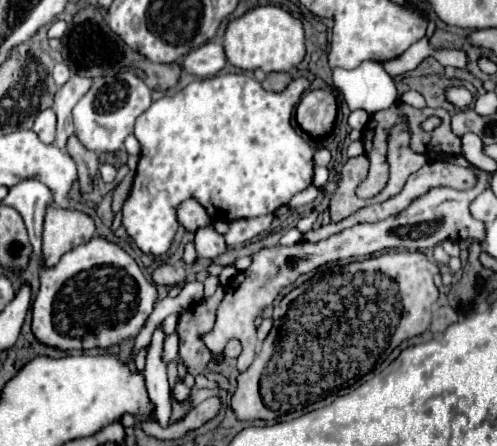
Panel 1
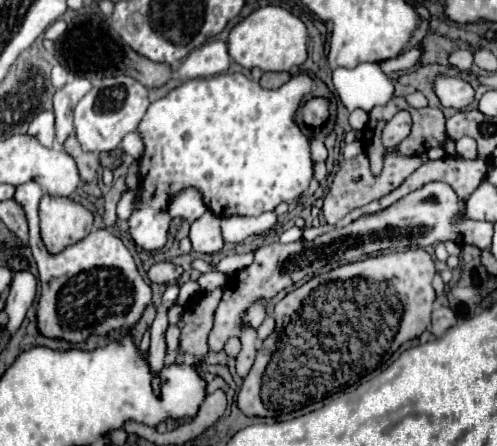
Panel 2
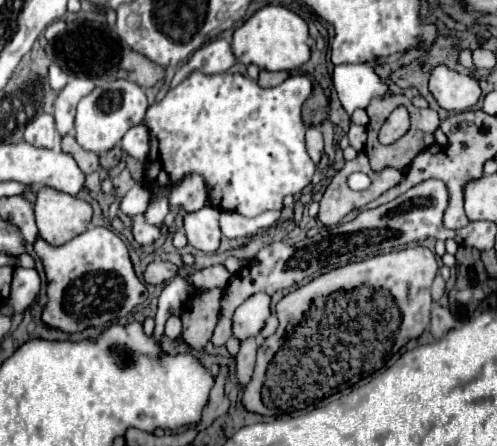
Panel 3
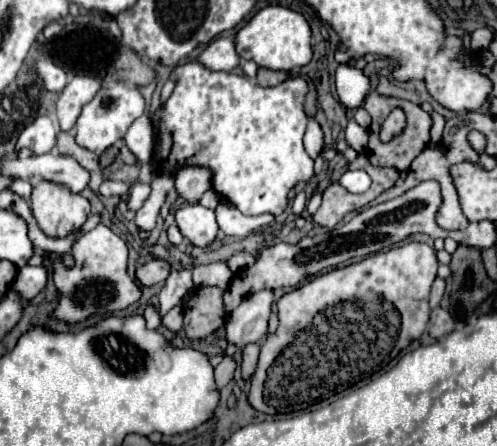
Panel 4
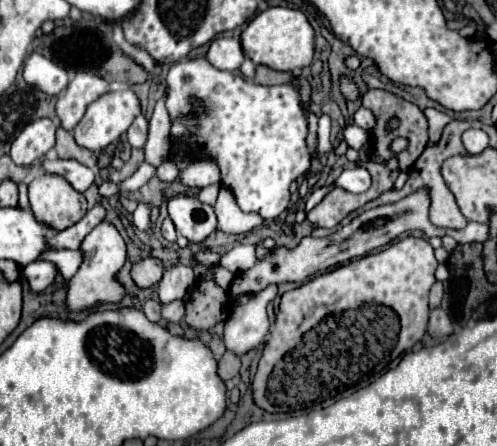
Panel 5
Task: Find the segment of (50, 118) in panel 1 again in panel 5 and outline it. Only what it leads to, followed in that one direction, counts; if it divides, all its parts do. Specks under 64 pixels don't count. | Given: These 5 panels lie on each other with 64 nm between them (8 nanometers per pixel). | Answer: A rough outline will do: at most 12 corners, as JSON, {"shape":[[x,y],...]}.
{"shape":[[48,118],[28,124],[12,142],[10,158],[32,164],[54,146]]}

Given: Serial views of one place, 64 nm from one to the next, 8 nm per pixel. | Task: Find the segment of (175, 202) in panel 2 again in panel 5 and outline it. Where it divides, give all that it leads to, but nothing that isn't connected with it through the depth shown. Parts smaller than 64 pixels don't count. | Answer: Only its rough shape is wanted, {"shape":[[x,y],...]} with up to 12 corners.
{"shape":[[196,160],[180,180],[200,190],[220,184],[214,160]]}

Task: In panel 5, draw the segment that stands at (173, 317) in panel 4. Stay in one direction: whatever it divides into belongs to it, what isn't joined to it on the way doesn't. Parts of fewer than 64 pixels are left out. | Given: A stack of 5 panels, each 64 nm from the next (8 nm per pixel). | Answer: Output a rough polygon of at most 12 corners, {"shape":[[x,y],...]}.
{"shape":[[184,300],[162,304],[162,318],[184,320]]}

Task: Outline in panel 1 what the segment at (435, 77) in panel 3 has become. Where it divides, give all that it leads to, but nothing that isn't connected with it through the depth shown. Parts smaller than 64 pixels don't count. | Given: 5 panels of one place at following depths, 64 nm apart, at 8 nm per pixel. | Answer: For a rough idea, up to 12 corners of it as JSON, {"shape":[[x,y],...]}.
{"shape":[[464,86],[444,88],[444,96],[456,108],[474,100]]}

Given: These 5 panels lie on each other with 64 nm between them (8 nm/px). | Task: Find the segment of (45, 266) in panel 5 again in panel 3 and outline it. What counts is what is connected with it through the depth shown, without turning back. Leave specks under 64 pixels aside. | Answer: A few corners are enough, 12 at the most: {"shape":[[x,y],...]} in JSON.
{"shape":[[14,268],[10,302],[16,314],[40,292],[34,268]]}

